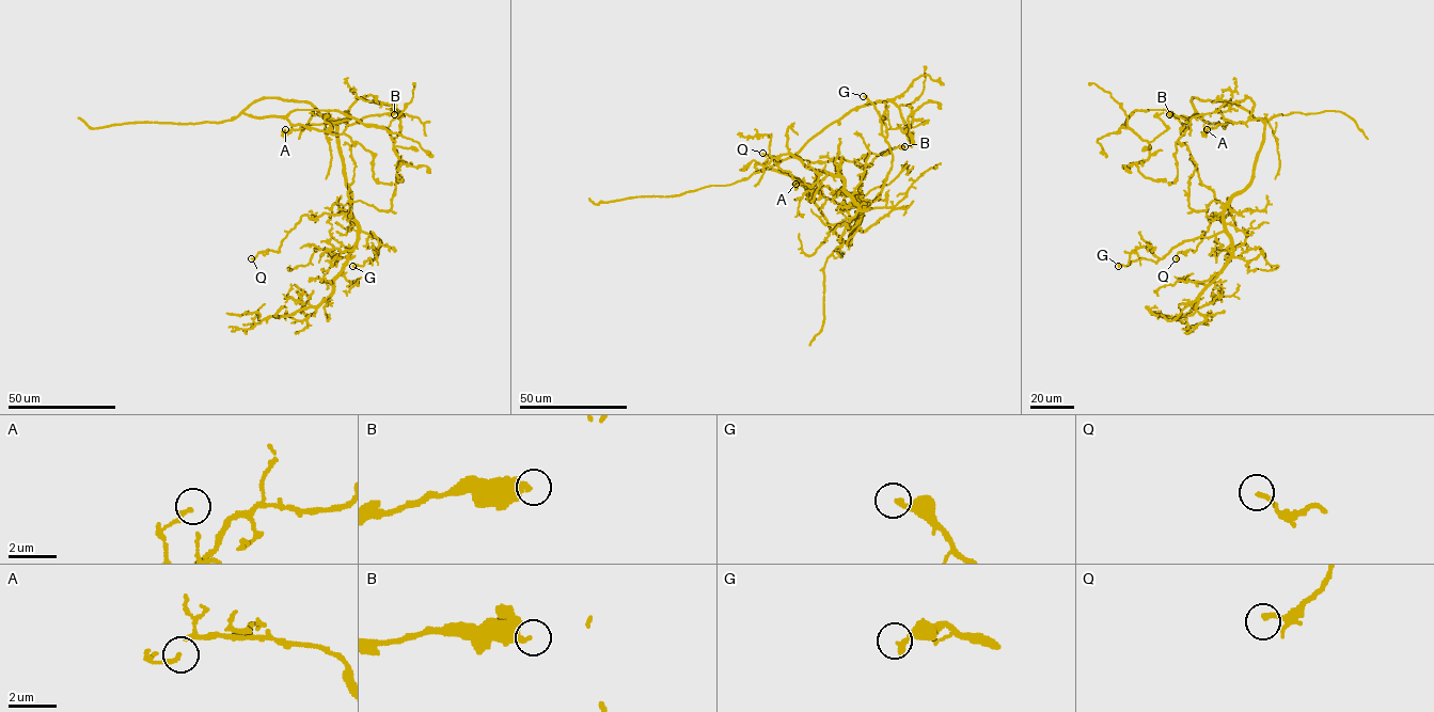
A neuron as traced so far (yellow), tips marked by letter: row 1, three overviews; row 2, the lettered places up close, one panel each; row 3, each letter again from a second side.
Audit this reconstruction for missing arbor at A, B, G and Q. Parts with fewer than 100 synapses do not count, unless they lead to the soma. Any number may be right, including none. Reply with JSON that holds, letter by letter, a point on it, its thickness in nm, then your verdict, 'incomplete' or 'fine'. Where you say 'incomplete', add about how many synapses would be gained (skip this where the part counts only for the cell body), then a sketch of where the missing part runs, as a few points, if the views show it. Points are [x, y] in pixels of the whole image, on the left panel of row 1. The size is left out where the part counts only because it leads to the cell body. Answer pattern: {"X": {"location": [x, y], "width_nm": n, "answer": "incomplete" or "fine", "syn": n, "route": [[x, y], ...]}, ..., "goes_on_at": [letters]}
{"A": {"location": [285, 129], "width_nm": 160, "answer": "fine"}, "B": {"location": [394, 114], "width_nm": 360, "answer": "fine"}, "G": {"location": [352, 266], "width_nm": 280, "answer": "fine"}, "Q": {"location": [251, 258], "width_nm": 190, "answer": "fine"}, "goes_on_at": []}

